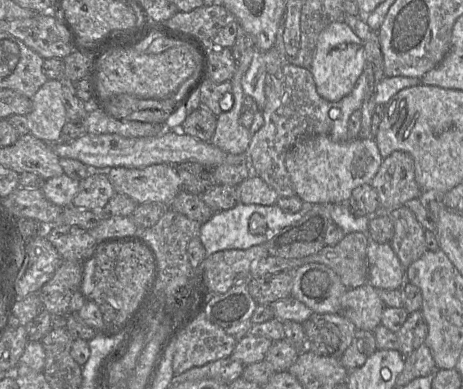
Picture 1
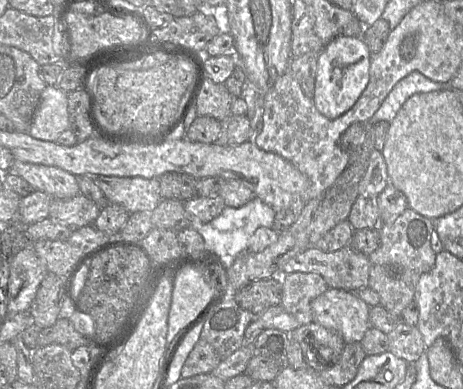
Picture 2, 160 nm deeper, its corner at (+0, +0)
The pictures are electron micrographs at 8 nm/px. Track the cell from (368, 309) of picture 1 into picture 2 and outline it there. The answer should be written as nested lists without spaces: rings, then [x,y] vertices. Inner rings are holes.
[[[328,288],[311,302],[313,322],[337,332],[345,343],[360,342],[371,327],[370,306],[352,291]]]

